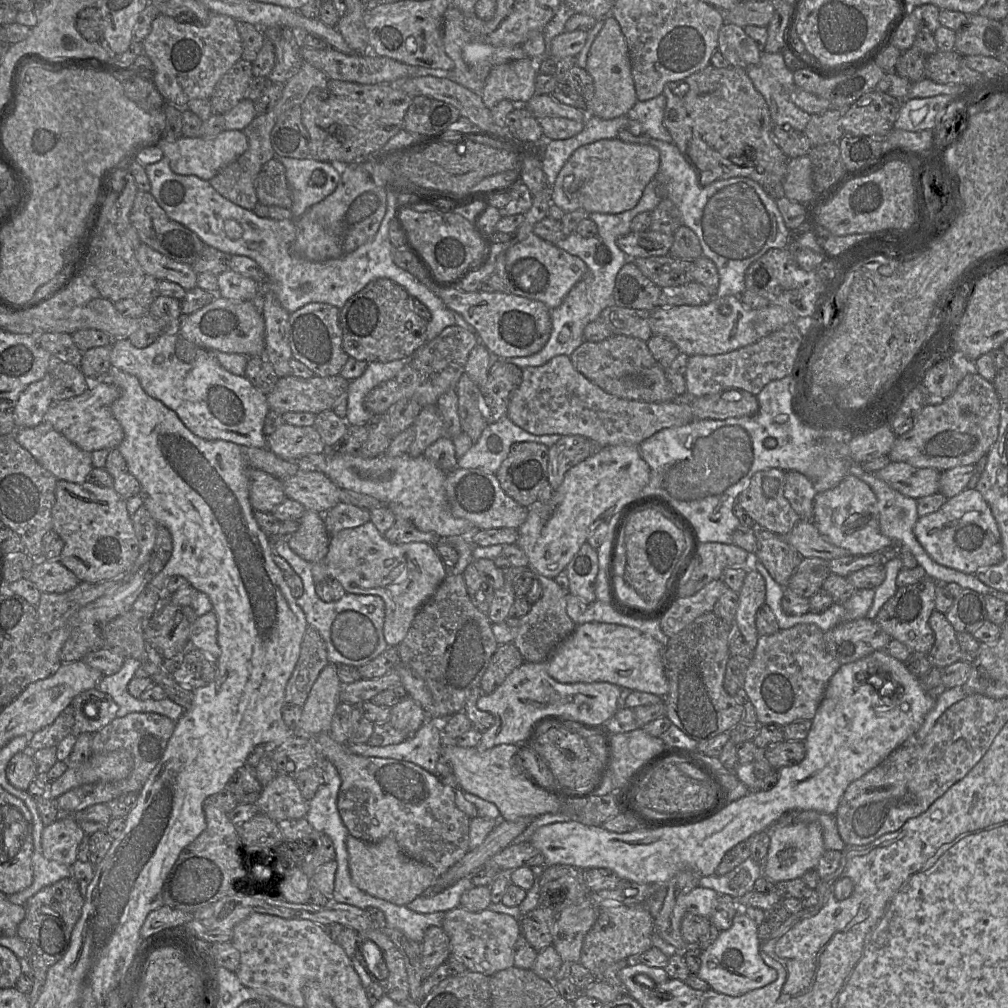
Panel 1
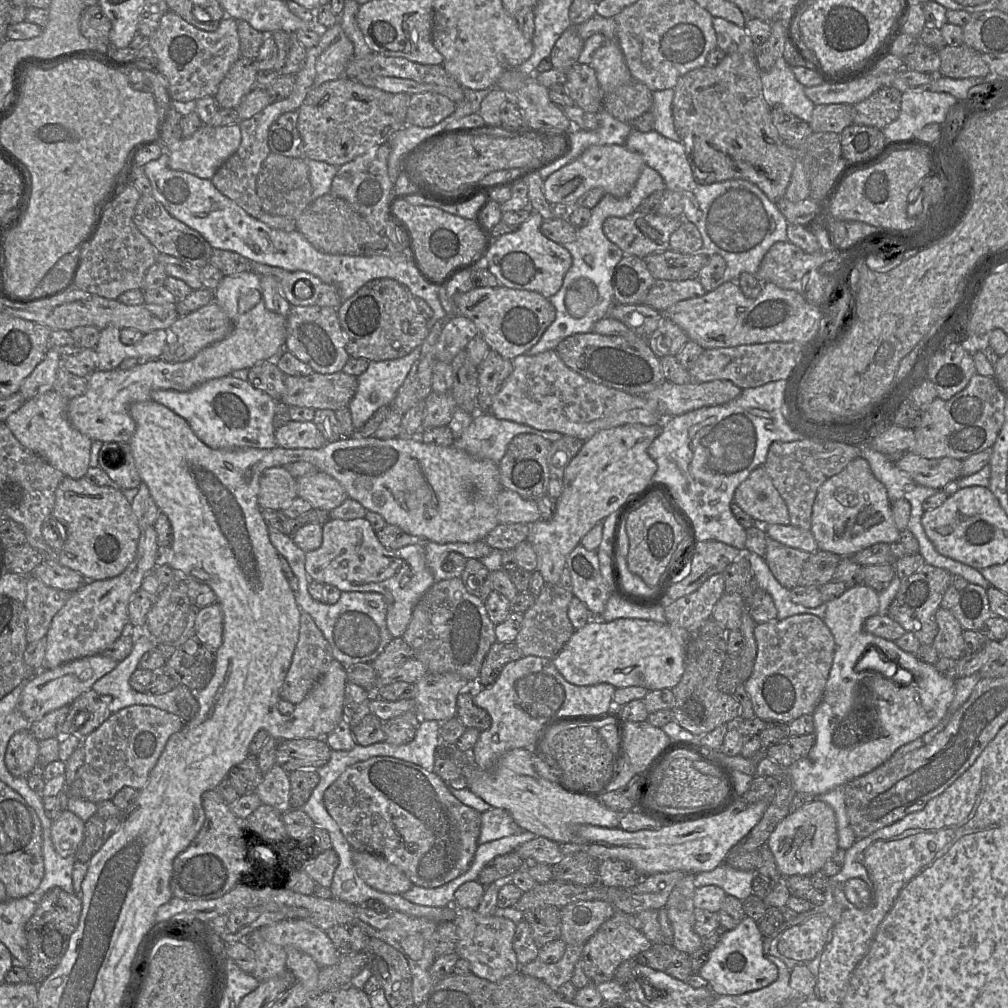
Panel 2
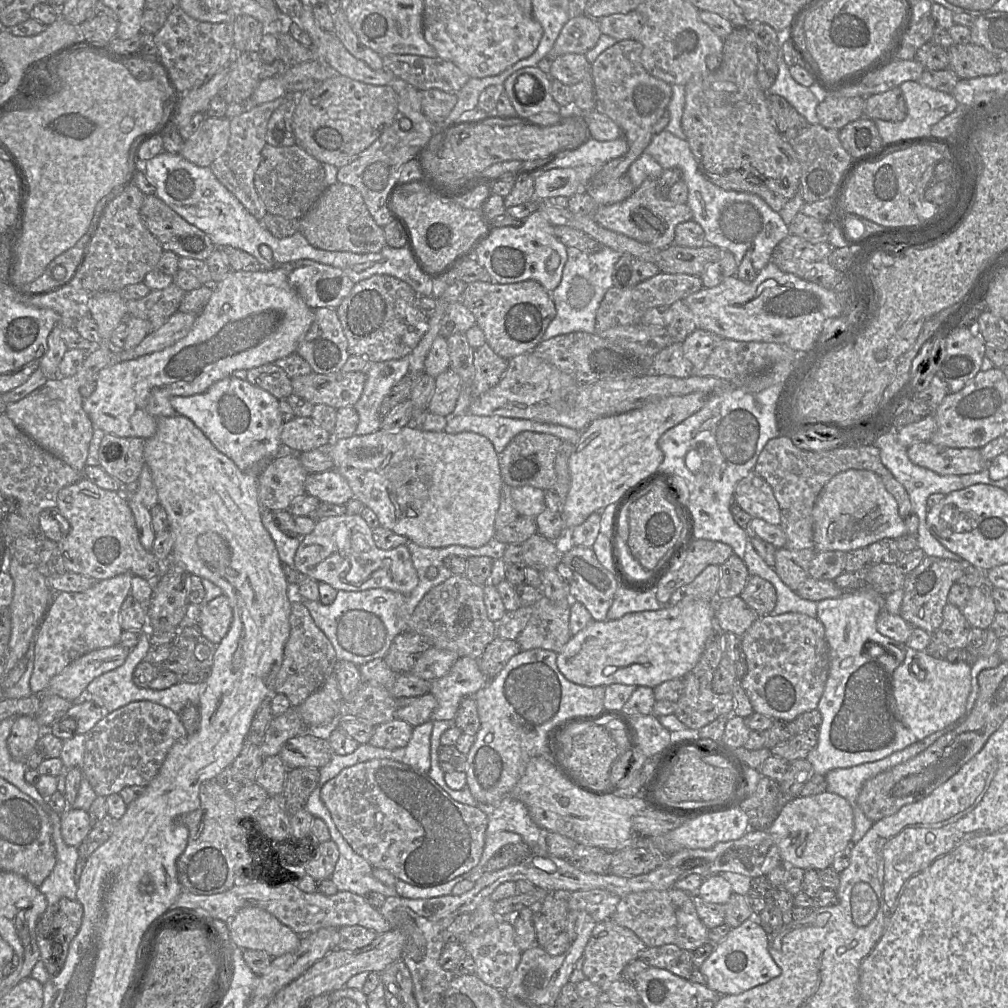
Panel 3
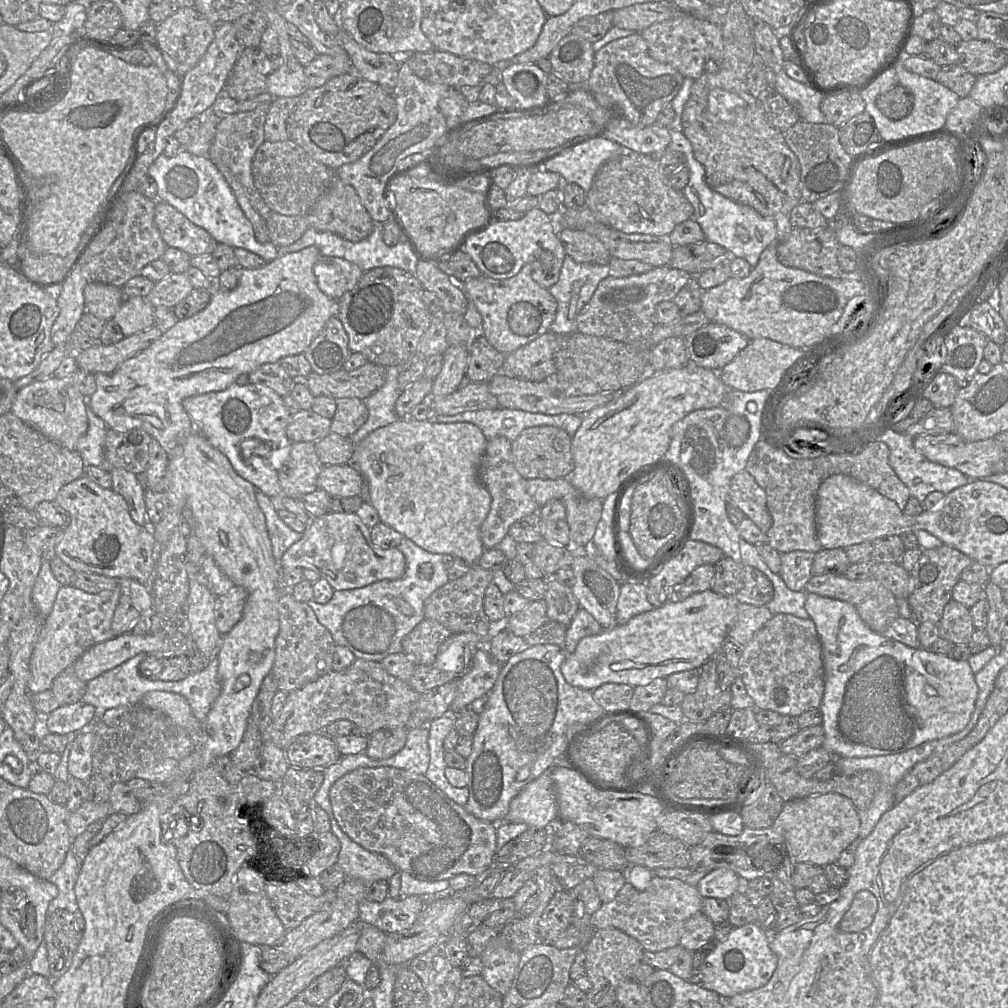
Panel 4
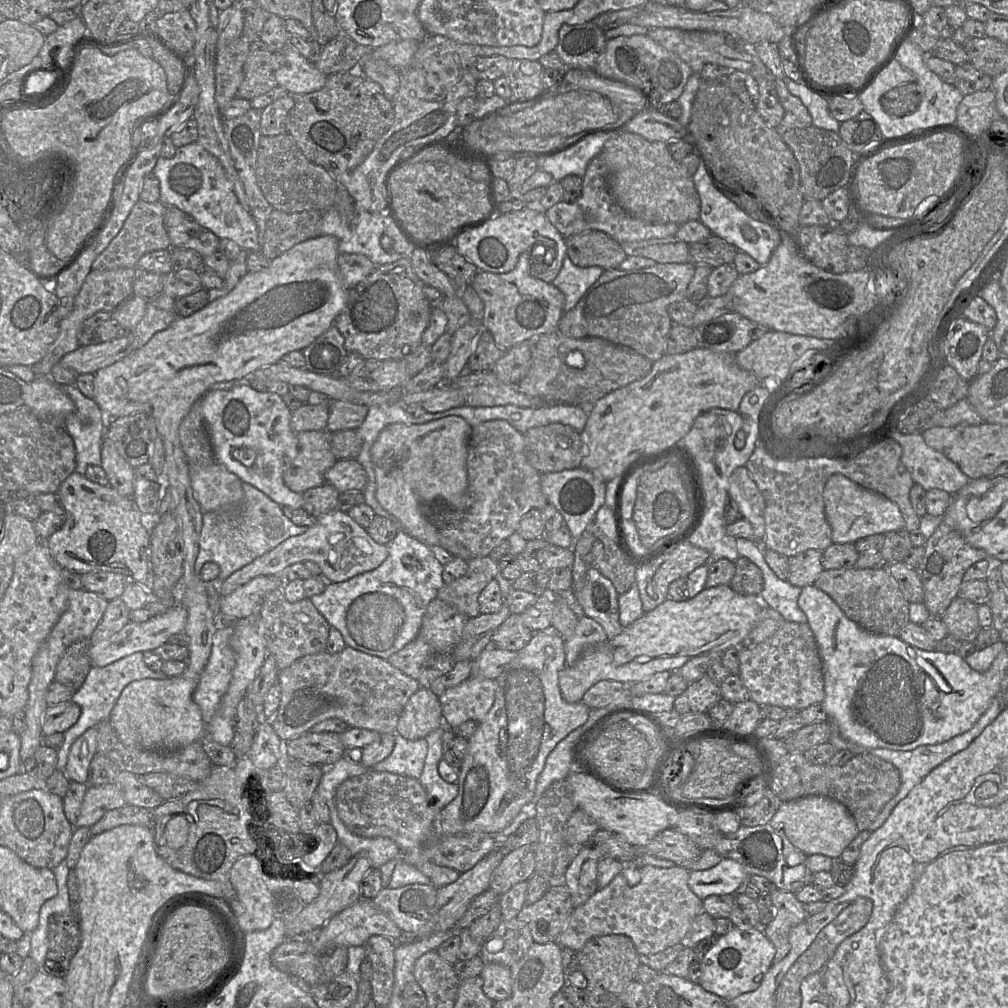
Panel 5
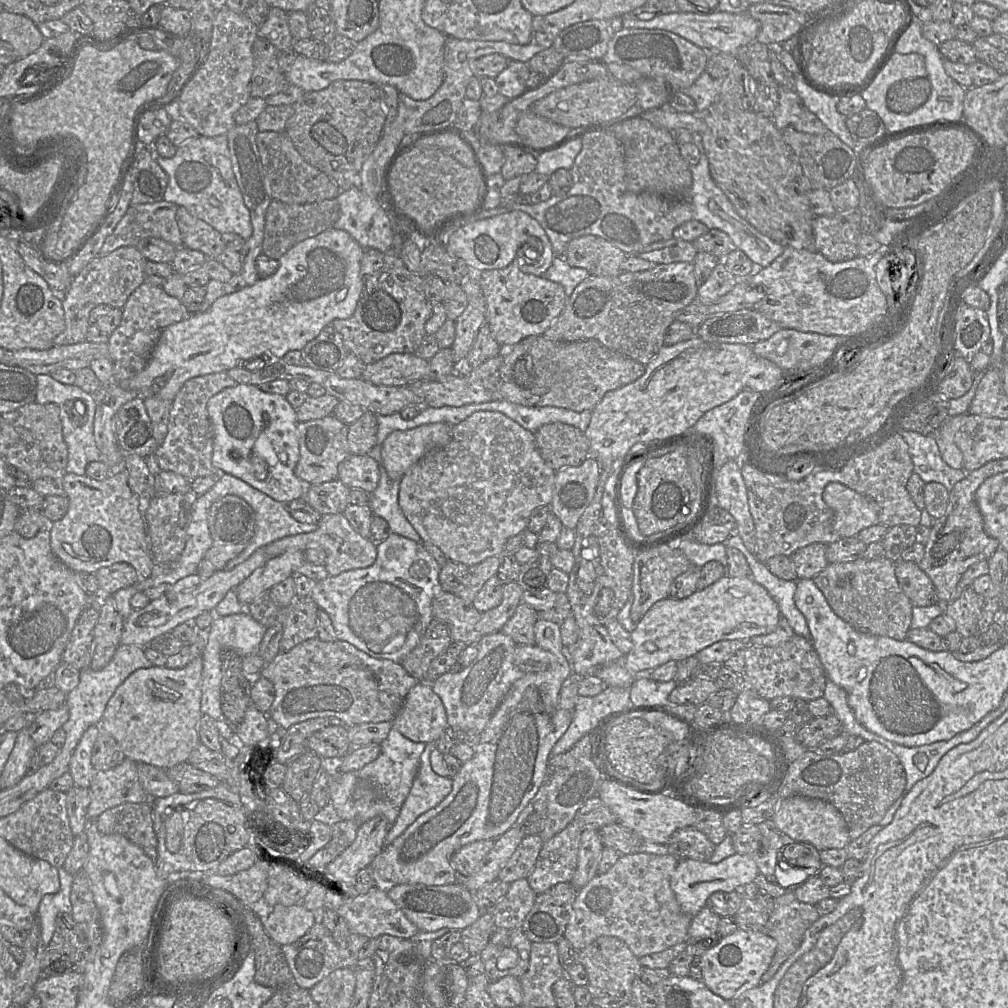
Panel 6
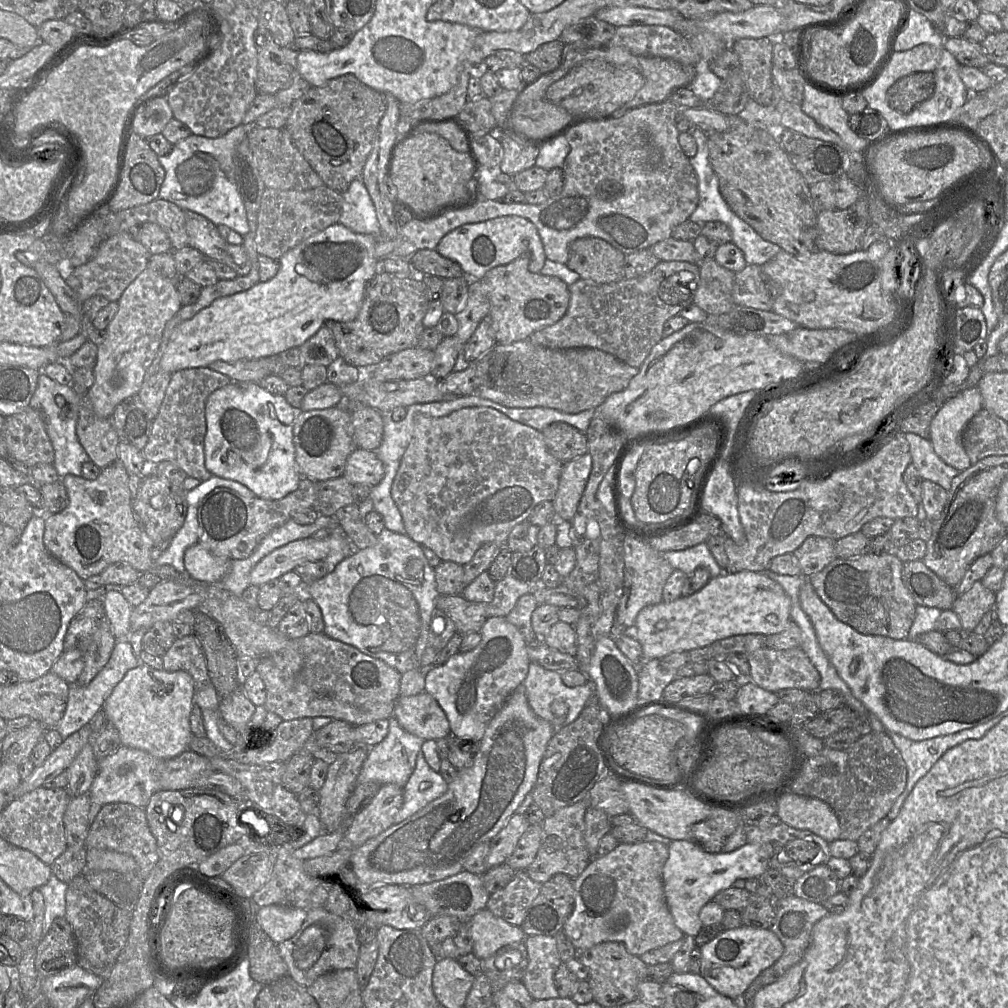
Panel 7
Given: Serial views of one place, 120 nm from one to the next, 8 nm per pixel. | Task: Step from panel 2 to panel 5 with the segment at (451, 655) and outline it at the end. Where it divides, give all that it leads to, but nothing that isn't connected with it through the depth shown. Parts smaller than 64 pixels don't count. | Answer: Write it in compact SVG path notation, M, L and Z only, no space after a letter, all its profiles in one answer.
M488 556L471 558L465 575L444 585L437 598L456 608L468 619L475 618L480 614L479 595L498 572L498 564Z

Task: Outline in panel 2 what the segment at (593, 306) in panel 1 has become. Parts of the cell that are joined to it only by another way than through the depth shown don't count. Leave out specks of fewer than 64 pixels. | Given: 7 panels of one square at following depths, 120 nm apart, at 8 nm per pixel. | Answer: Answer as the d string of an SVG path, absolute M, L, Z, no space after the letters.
M646 165L626 197L616 198L605 194L591 209L591 218L587 225L578 229L576 240L562 245L571 254L572 265L565 274L560 290L549 299L556 310L555 320L539 342L525 355L534 356L555 350L558 344L569 336L593 332L595 323L609 315L612 305L615 304L612 276L624 253L605 236L603 223L609 217L625 218L633 214L645 198L658 190L666 190L665 183L656 170Z

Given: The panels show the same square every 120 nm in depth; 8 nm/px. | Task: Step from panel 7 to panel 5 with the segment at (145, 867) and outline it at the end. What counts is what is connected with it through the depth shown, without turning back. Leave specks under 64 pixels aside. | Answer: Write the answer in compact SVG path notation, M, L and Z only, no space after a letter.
M125 805L108 811L100 820L90 827L90 837L124 824L140 825L151 828L152 811L132 805Z

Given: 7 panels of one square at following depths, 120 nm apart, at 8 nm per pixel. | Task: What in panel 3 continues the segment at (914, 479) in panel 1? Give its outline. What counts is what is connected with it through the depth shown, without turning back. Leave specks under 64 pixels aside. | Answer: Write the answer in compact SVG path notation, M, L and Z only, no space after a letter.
M930 441L914 443L907 449L912 463L939 475L965 475L983 471L988 462L978 448L949 448Z

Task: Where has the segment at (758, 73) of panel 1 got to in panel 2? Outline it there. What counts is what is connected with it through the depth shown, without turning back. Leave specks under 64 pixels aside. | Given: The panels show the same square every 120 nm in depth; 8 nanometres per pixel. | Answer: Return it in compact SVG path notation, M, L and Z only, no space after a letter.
M779 57L771 69L761 71L762 91L766 102L773 107L782 106L787 112L809 123L815 104L806 96L803 86L794 76L792 68L785 61L784 57Z

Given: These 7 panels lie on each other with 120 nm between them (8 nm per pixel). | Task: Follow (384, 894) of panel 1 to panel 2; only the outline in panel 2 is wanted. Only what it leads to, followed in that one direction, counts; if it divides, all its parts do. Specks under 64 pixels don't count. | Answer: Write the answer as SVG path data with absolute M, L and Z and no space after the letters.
M353 850L352 861L360 878L381 892L402 895L413 885L403 872L382 856Z

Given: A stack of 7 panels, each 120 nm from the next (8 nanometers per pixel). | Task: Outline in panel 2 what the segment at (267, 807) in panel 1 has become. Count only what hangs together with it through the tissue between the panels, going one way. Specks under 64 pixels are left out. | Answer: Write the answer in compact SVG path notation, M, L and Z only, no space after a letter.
M275 764L264 774L254 792L262 804L270 805L284 814L291 809L290 789L289 773Z

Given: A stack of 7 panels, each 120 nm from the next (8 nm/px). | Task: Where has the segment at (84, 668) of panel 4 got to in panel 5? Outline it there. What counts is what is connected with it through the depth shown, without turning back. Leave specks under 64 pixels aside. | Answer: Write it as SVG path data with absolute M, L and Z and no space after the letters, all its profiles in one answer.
M175 603L164 613L152 616L145 622L130 621L111 638L89 645L91 665L104 667L136 652L153 652L156 648L166 643L170 636L184 631L187 618L188 613L185 606L181 603Z

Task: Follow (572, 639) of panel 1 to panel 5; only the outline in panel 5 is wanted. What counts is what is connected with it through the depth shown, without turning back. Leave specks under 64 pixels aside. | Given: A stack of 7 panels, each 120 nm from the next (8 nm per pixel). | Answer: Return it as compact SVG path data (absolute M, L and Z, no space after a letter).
M729 585L704 588L692 599L682 602L668 598L652 611L644 612L638 620L623 628L615 638L587 649L574 665L566 666L559 673L561 695L568 703L579 702L586 691L599 681L615 680L631 685L658 672L678 671L696 656L723 653L730 647L739 647L755 626L762 605L759 597L738 594Z

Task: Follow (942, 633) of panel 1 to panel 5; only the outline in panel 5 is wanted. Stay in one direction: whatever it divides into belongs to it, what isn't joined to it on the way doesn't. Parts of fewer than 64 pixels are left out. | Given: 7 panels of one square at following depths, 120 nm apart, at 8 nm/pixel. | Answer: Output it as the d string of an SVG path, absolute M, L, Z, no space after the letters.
M959 595L954 598L941 616L948 634L959 641L972 640L980 629L977 607L978 605Z

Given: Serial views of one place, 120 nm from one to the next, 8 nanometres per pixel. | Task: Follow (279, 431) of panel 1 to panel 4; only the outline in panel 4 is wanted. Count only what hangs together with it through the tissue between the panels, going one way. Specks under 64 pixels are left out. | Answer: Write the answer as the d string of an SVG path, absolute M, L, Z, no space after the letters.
M300 409L293 415L289 414L286 435L292 443L316 442L331 433L330 425L329 418L322 417L311 409Z

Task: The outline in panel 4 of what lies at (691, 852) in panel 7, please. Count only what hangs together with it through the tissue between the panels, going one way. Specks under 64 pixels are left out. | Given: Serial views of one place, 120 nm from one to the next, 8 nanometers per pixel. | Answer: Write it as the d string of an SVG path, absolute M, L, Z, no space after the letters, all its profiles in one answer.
M717 868L706 874L697 888L703 898L728 900L737 892L739 875L728 868Z

